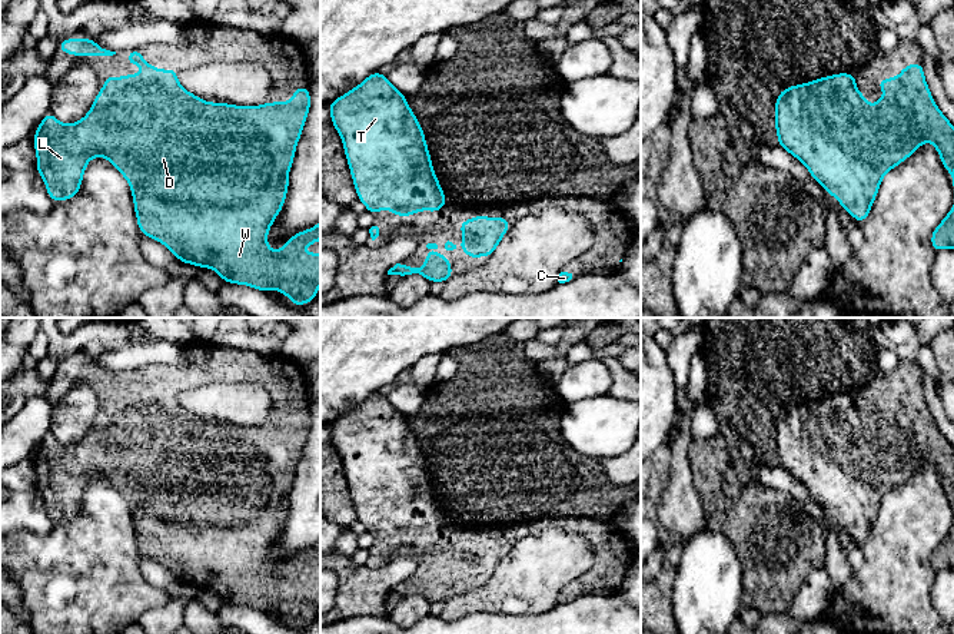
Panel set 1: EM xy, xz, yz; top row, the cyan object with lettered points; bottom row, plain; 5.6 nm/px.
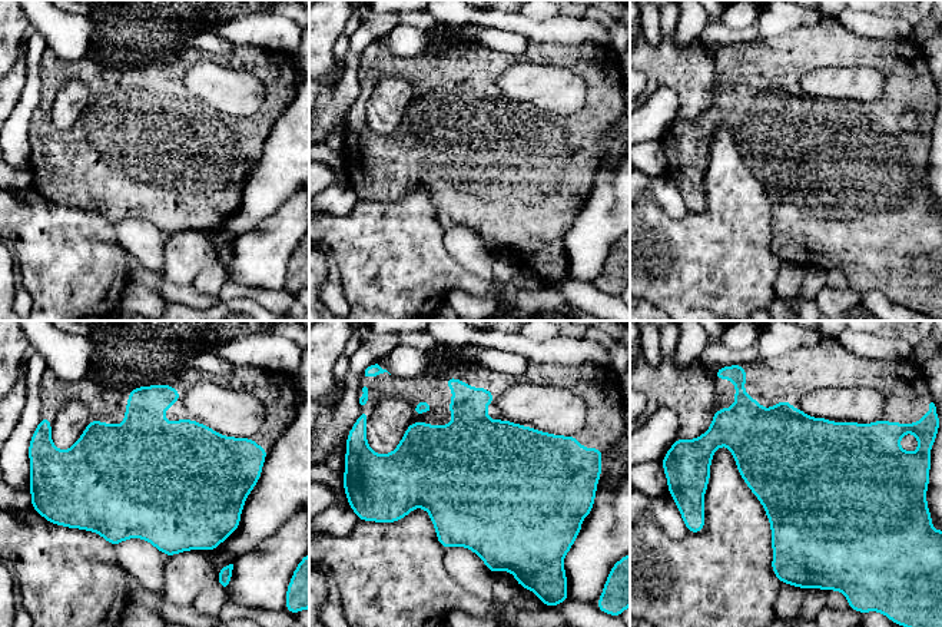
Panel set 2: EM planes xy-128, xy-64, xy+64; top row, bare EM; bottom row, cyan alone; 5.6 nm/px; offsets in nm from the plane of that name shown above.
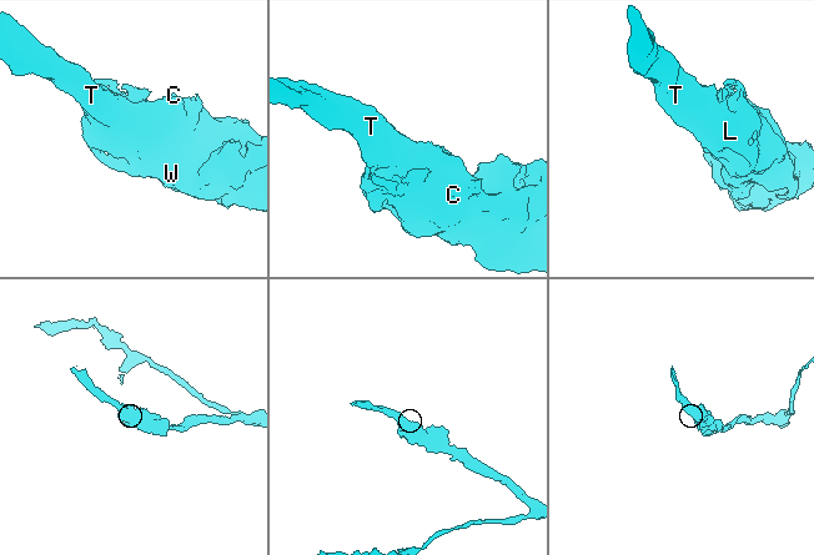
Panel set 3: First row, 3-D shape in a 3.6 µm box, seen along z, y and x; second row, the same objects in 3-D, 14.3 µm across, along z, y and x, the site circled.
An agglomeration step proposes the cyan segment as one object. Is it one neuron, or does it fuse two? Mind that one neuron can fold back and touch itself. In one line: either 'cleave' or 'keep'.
keep

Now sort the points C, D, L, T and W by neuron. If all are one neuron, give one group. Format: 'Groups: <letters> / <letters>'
Groups: C D L T W

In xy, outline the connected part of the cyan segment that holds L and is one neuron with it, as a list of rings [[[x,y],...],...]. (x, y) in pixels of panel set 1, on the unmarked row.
[[[129,371],[126,384],[142,385],[143,389],[140,396],[136,398],[134,394],[127,394],[123,399],[117,396],[106,396],[104,406],[99,411],[93,426],[83,439],[73,445],[63,445],[56,439],[53,434],[49,432],[37,447],[37,451],[33,457],[33,465],[37,475],[36,491],[43,498],[46,512],[50,520],[53,522],[60,522],[74,518],[82,508],[83,495],[89,481],[102,477],[107,479],[120,492],[122,497],[126,498],[132,509],[140,554],[164,565],[182,584],[190,584],[196,588],[210,588],[223,600],[223,603],[227,604],[246,605],[260,613],[266,613],[267,610],[277,610],[280,614],[290,618],[293,621],[293,627],[296,628],[303,627],[305,623],[315,623],[318,608],[320,607],[320,574],[296,574],[293,570],[297,567],[309,568],[313,562],[320,561],[320,542],[308,551],[302,551],[290,557],[277,572],[273,572],[267,565],[269,550],[273,545],[276,537],[282,532],[287,515],[289,491],[292,488],[296,467],[310,431],[309,408],[295,408],[293,419],[290,422],[270,422],[259,426],[235,426],[230,424],[205,422],[199,416],[192,415],[177,402],[177,391],[160,391],[149,385],[143,375],[137,371]]]

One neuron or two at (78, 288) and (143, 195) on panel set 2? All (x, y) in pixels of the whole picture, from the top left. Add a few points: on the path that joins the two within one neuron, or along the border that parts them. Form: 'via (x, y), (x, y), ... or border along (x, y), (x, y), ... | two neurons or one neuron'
border along (86, 209), (99, 212), (115, 226) | two neurons

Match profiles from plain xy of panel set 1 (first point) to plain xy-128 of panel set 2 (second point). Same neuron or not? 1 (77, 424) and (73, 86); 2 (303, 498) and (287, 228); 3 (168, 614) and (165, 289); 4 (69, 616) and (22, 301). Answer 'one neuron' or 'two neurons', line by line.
1: one neuron
2: one neuron
3: two neurons
4: two neurons

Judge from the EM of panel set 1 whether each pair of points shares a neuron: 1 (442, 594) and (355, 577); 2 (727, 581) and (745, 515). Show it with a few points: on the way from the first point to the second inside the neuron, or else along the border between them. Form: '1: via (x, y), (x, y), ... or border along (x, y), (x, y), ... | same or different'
1: border along (389, 590), (386, 594) | different
2: border along (710, 530), (720, 531), (734, 548), (744, 584) | different

